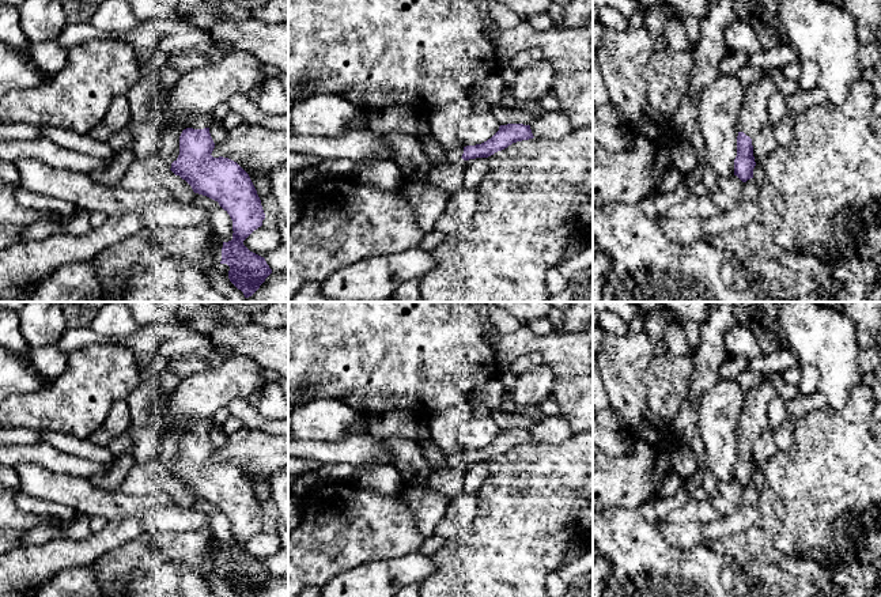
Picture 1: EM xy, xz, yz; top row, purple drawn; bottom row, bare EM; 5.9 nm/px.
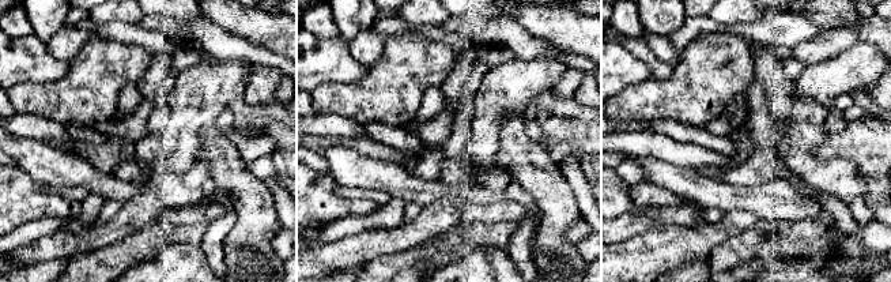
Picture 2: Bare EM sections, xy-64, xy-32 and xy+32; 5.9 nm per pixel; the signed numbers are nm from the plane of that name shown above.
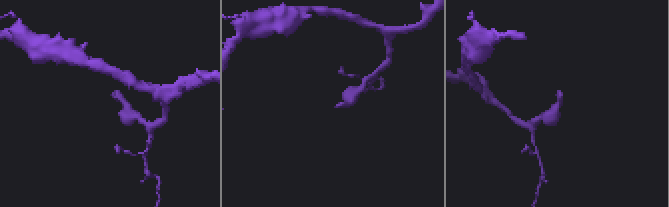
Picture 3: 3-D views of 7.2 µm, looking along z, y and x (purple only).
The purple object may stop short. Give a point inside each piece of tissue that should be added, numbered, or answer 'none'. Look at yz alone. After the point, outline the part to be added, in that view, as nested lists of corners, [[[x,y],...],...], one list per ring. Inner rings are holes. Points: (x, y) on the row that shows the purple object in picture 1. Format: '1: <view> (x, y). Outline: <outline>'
1: yz (752, 118). Outline: [[[774,68],[764,69],[760,80],[746,86],[744,105],[738,116],[738,132],[755,139],[768,125],[768,99],[775,91]]]

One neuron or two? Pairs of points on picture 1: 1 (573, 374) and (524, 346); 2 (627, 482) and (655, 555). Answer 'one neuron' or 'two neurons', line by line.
1: one neuron
2: two neurons

